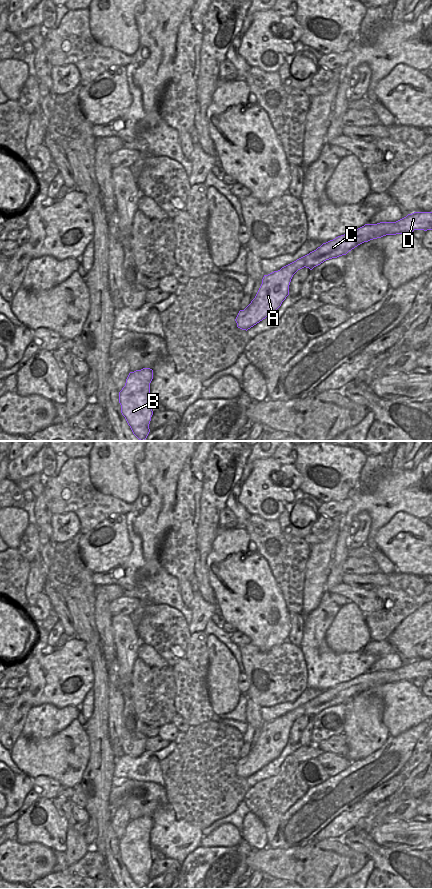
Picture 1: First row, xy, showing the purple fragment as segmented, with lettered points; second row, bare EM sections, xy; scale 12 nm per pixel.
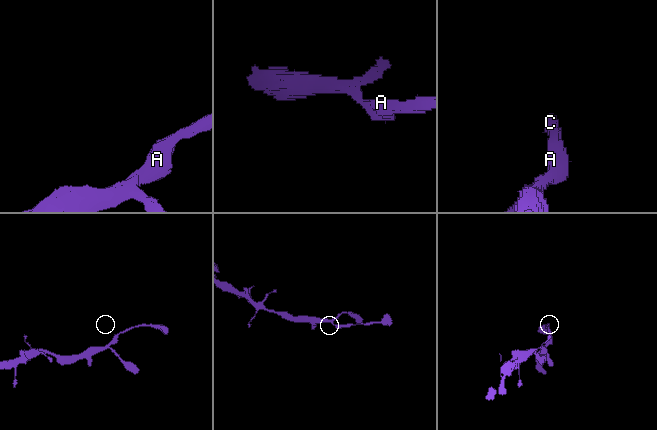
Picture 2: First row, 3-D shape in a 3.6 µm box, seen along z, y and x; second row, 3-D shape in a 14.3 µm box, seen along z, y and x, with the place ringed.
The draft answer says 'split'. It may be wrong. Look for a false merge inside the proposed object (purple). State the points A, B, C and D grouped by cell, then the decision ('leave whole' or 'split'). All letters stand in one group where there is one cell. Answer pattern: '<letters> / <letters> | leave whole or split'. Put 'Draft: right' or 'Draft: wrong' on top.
Draft: wrong
A B C D | leave whole

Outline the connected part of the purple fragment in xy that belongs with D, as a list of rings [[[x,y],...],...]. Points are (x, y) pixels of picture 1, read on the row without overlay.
[[[414,660],[408,662],[406,665],[396,670],[380,670],[377,672],[365,672],[357,678],[336,685],[326,691],[323,691],[316,698],[309,702],[297,707],[296,709],[282,715],[278,719],[274,719],[268,723],[264,723],[262,732],[251,751],[244,757],[240,758],[235,769],[237,775],[242,778],[248,778],[267,764],[276,759],[282,752],[282,750],[289,743],[289,733],[293,723],[300,717],[306,715],[312,718],[314,715],[320,713],[326,708],[337,706],[342,703],[346,703],[349,699],[357,695],[358,693],[368,690],[373,687],[381,686],[386,683],[396,682],[410,682],[414,678],[432,678],[432,660]]]

